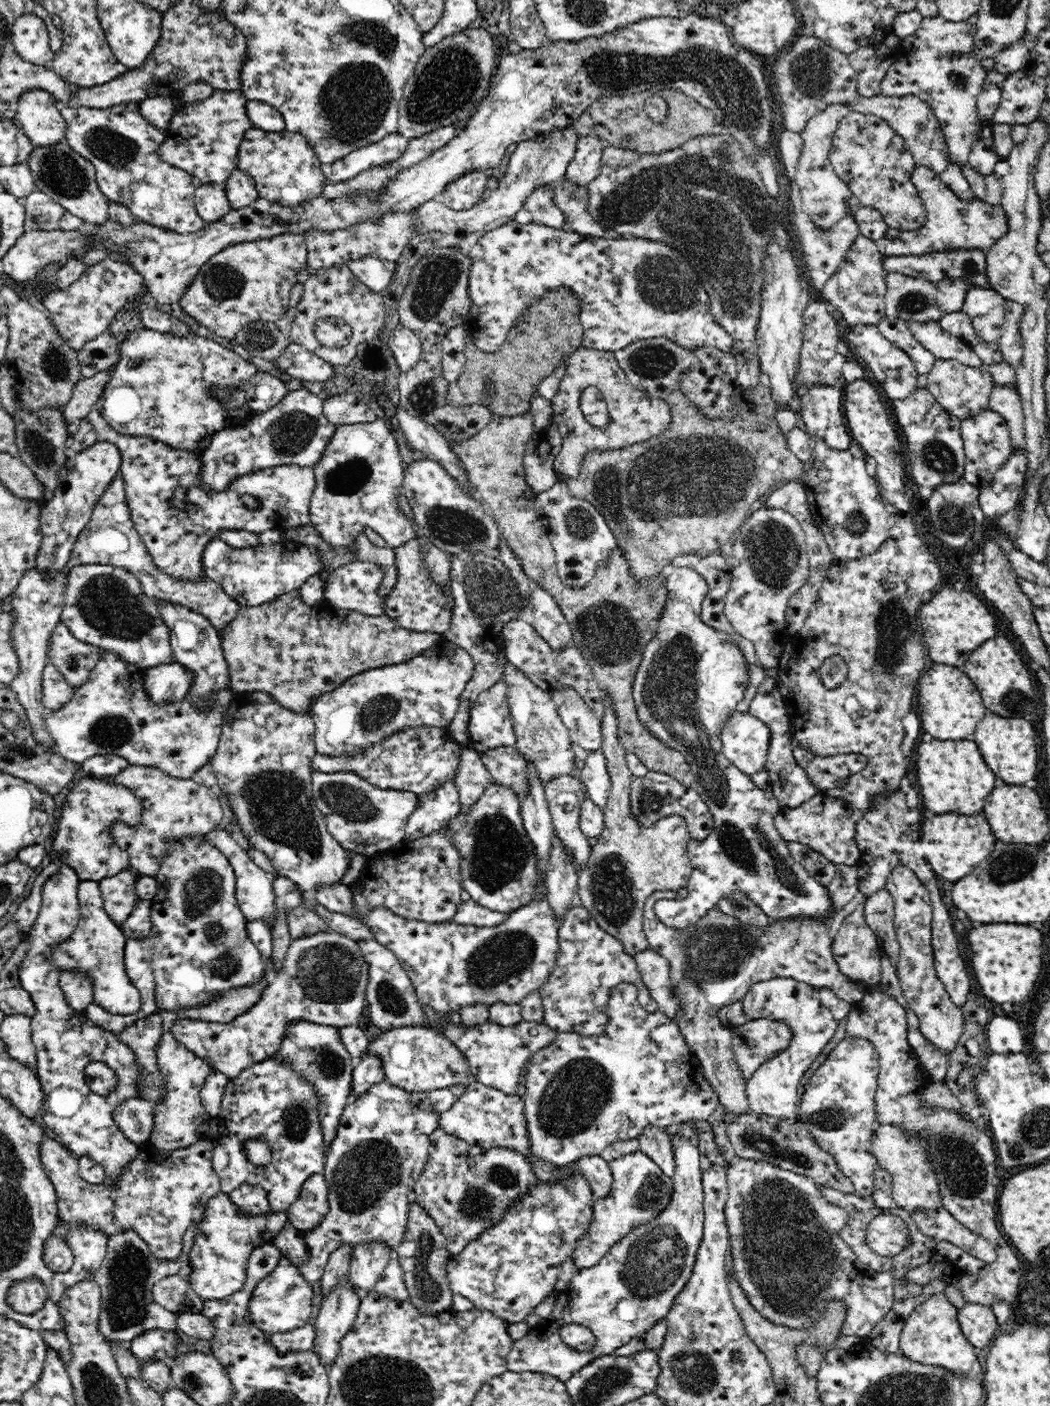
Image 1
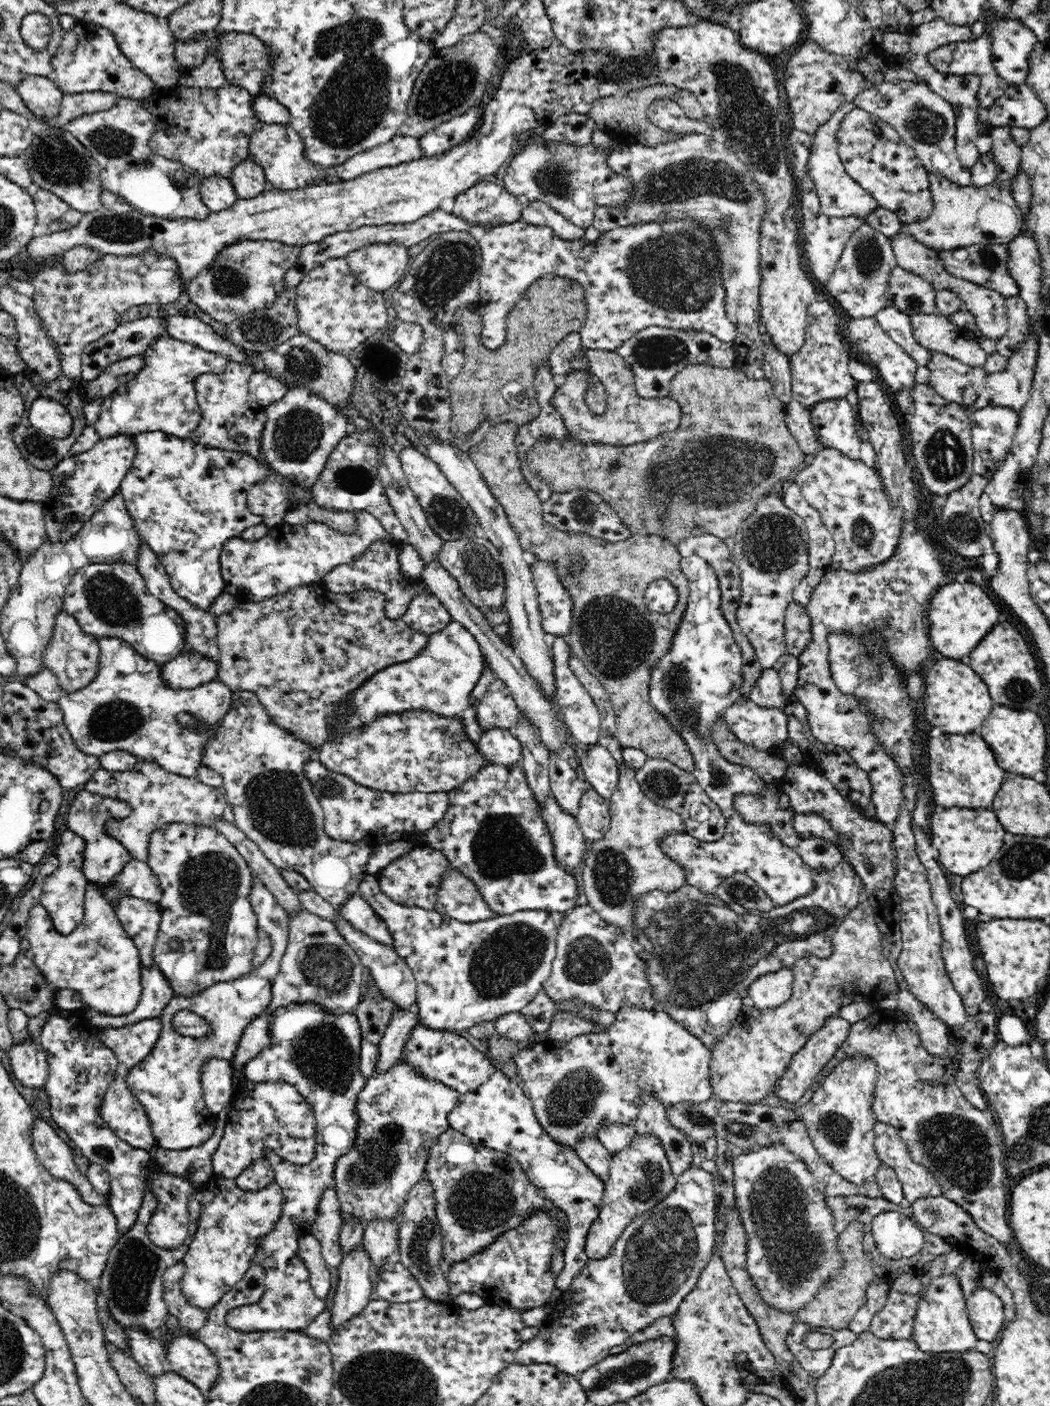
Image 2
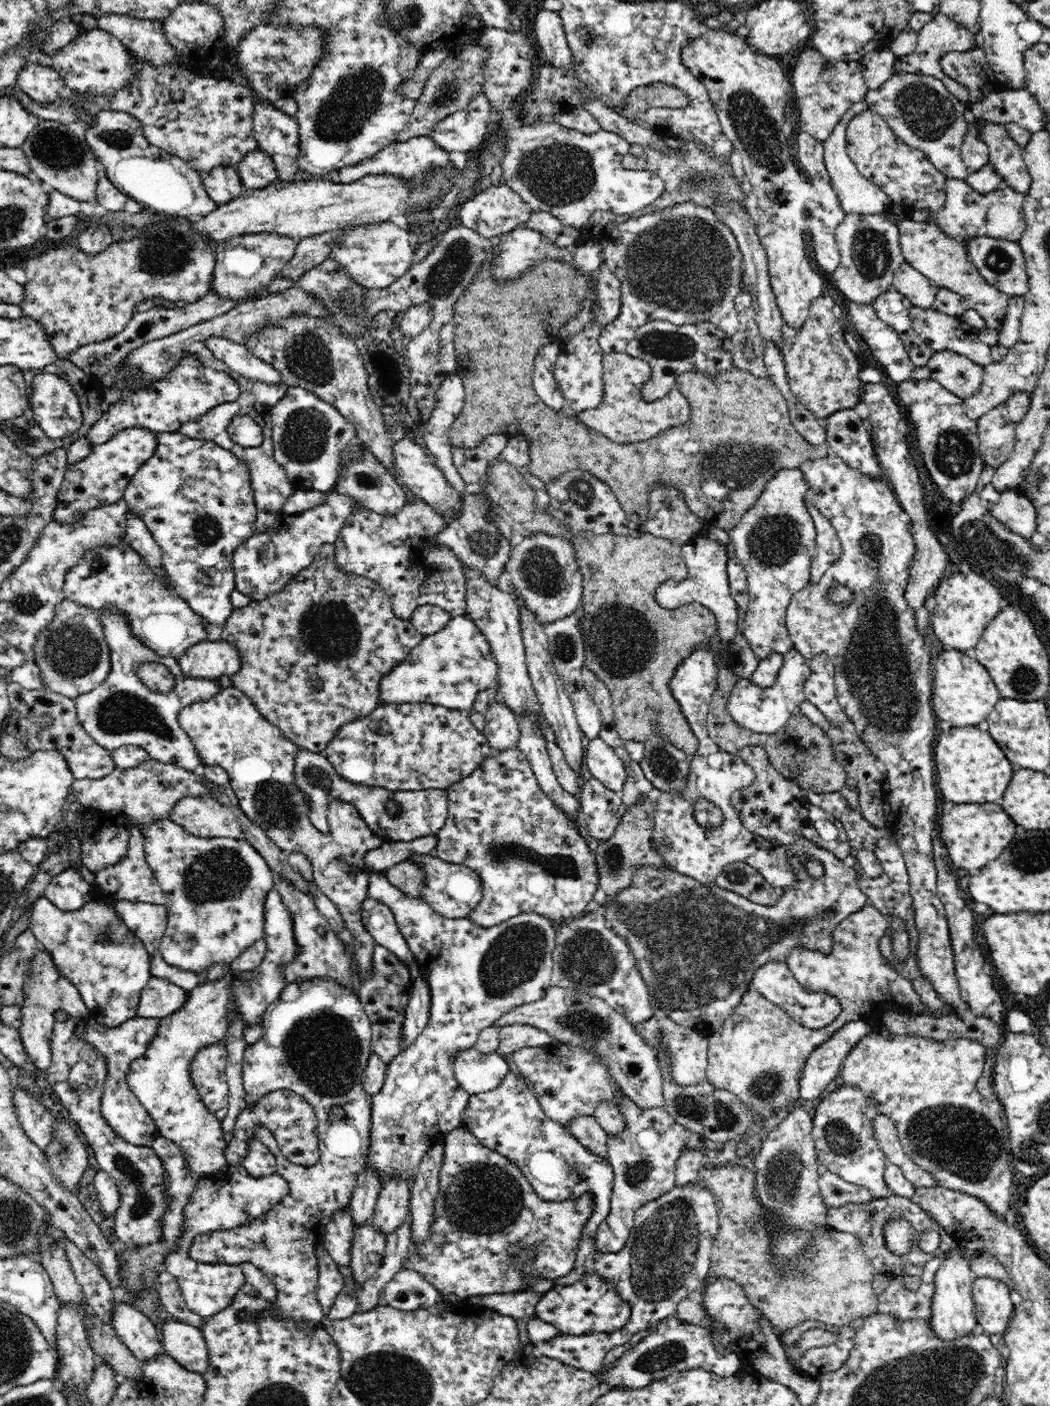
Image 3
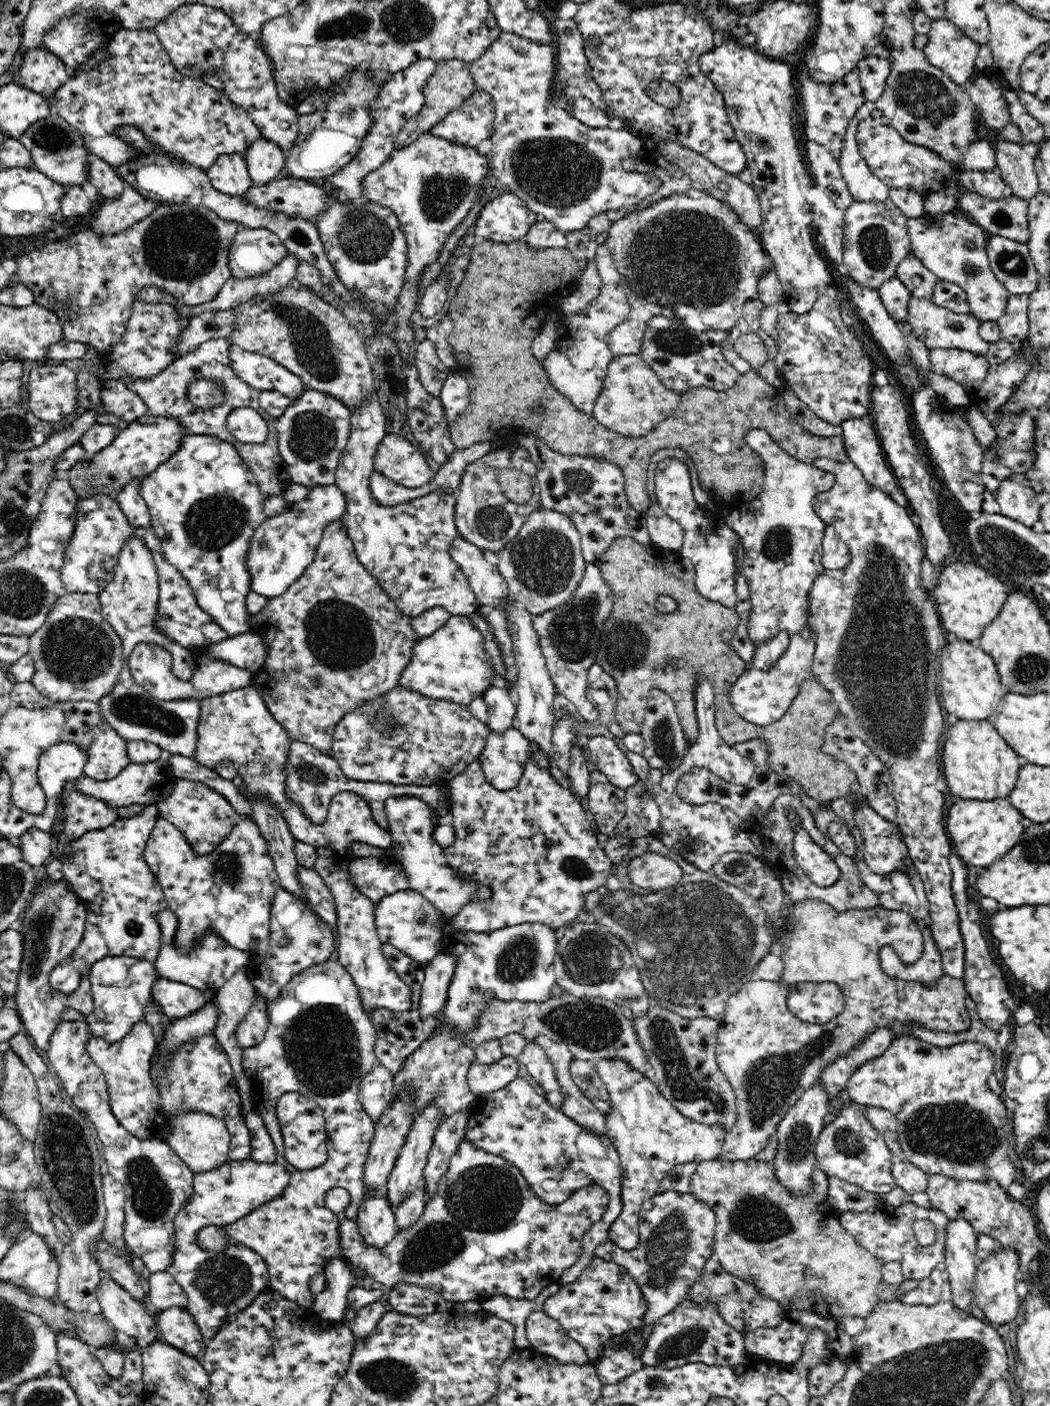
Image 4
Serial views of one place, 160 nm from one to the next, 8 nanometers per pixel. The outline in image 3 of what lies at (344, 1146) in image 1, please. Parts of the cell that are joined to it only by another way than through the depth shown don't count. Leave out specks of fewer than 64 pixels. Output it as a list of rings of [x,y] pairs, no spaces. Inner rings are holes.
[[[370,873],[367,896],[374,900],[382,901],[386,905],[390,905],[392,911],[394,911],[395,919],[398,921],[400,931],[402,931],[403,936],[406,937],[407,944],[410,945],[412,956],[415,958],[418,970],[425,976],[431,994],[430,1018],[426,1028],[424,1028],[420,1036],[416,1037],[416,1040],[413,1041],[411,1045],[408,1045],[408,1048],[400,1051],[393,1060],[387,1064],[387,1075],[385,1076],[382,1090],[380,1090],[379,1094],[376,1094],[376,1096],[370,1096],[371,1146],[369,1148],[365,1167],[373,1168],[373,1170],[377,1172],[377,1176],[379,1176],[379,1180],[384,1184],[385,1180],[390,1175],[397,1175],[398,1173],[402,1173],[402,1175],[406,1175],[412,1180],[420,1161],[424,1158],[426,1152],[430,1150],[430,1147],[434,1146],[434,1144],[438,1144],[446,1133],[461,1126],[461,1118],[464,1109],[470,1102],[471,1095],[468,1094],[468,1092],[459,1085],[459,1081],[456,1080],[456,1060],[458,1060],[458,1056],[460,1056],[462,1052],[473,1046],[480,1032],[484,1030],[484,1027],[494,1025],[494,1022],[496,1022],[498,1018],[502,1018],[506,1012],[510,1012],[518,1006],[537,1002],[538,1000],[541,1000],[541,998],[544,998],[546,990],[551,987],[553,966],[555,964],[553,957],[553,952],[555,950],[555,934],[557,933],[558,927],[550,919],[546,919],[542,915],[531,912],[512,917],[511,919],[505,920],[495,927],[490,928],[477,926],[476,923],[468,918],[446,918],[432,910],[432,907],[428,906],[428,903],[424,902],[424,899],[420,898],[420,896],[408,896],[402,889],[392,886],[384,874]]]

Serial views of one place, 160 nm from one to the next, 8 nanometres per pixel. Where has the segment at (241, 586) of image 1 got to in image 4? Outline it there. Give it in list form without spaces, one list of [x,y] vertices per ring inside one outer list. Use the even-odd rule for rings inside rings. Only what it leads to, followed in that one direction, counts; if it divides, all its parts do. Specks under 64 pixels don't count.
[[[320,484],[319,487],[308,487],[308,494],[300,502],[290,504],[276,516],[266,519],[253,532],[246,556],[246,567],[251,573],[251,591],[267,599],[283,595],[312,564],[330,521],[341,518],[344,512],[345,499],[341,490]]]

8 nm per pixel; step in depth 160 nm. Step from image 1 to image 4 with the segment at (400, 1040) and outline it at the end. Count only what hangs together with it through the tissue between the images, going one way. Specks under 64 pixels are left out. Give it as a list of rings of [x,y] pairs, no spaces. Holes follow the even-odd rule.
[[[508,1055],[491,1065],[473,1061],[467,1072],[469,1088],[475,1095],[487,1095],[504,1088],[518,1076],[518,1063]]]

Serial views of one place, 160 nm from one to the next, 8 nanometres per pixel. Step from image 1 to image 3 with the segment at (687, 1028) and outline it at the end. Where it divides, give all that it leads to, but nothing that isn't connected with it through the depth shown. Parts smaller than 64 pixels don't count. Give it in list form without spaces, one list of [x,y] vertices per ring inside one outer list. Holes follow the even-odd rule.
[[[798,838],[787,847],[796,880],[792,888],[781,888],[780,898],[772,906],[756,904],[739,893],[716,886],[715,882],[699,881],[682,875],[668,864],[660,869],[641,866],[632,876],[632,884],[626,885],[620,892],[614,892],[612,896],[596,894],[595,898],[600,904],[598,912],[604,915],[604,920],[607,920],[612,930],[628,943],[655,1009],[662,1009],[676,1024],[697,1030],[709,1038],[728,1016],[732,1016],[739,999],[752,984],[752,972],[768,961],[786,963],[786,957],[797,945],[828,952],[833,928],[868,904],[867,896],[858,887],[860,870],[849,861],[838,860],[807,838]],[[805,855],[814,856],[823,862],[827,870],[823,878],[808,875],[804,867]],[[652,878],[659,878],[661,885],[656,888],[650,885]]]

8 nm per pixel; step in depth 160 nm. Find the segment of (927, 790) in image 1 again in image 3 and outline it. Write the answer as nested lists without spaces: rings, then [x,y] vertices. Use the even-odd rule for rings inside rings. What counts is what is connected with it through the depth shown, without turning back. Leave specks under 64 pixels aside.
[[[952,727],[937,734],[936,776],[940,794],[955,804],[1000,803],[1016,768],[990,733],[978,727]]]

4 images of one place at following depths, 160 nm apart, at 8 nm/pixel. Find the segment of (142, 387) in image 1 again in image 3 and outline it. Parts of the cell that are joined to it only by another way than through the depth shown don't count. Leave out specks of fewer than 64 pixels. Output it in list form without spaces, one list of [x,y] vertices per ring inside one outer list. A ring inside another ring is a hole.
[[[194,351],[179,360],[179,363],[160,381],[138,392],[124,393],[123,401],[112,403],[106,412],[89,428],[86,439],[92,445],[104,444],[117,432],[133,425],[142,425],[152,432],[178,432],[186,422],[196,420],[212,407],[240,396],[239,385],[225,372],[213,369]]]

